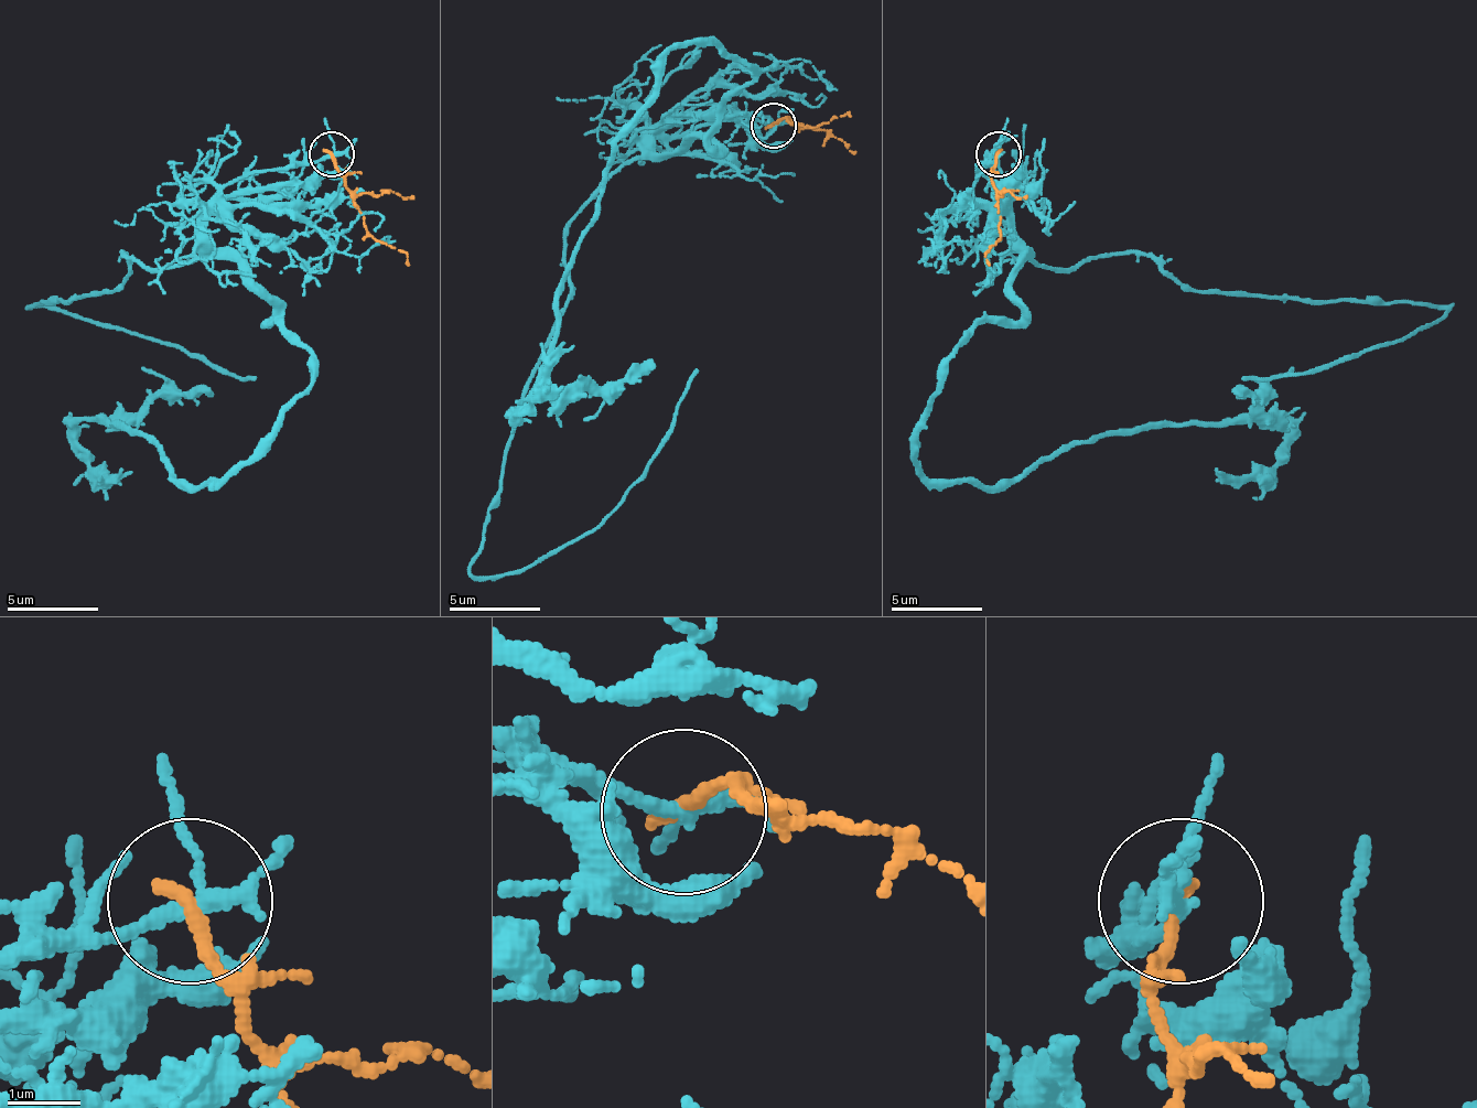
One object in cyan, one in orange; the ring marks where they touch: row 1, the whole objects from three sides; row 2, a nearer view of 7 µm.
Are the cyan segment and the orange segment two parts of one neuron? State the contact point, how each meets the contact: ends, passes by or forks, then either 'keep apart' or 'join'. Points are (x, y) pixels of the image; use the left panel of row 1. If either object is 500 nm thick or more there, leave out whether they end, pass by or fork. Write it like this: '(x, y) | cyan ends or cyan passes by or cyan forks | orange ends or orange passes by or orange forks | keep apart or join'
(332, 153) | cyan forks | orange ends | keep apart

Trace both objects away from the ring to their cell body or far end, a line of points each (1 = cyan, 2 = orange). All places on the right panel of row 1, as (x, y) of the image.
1: (999, 152), (1022, 318), (949, 354), (917, 464), (1004, 486), (1150, 422), (1283, 427), (1269, 469), (1215, 469)
2: (999, 152), (990, 180), (999, 226), (985, 258), (990, 267)

